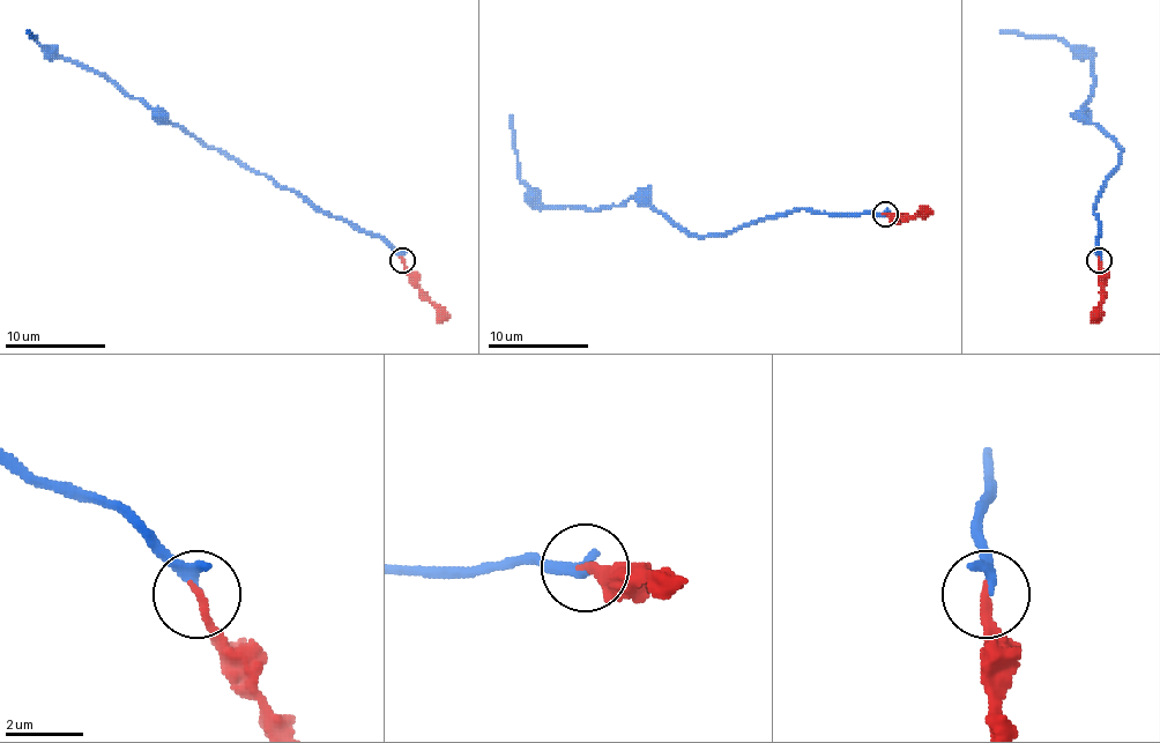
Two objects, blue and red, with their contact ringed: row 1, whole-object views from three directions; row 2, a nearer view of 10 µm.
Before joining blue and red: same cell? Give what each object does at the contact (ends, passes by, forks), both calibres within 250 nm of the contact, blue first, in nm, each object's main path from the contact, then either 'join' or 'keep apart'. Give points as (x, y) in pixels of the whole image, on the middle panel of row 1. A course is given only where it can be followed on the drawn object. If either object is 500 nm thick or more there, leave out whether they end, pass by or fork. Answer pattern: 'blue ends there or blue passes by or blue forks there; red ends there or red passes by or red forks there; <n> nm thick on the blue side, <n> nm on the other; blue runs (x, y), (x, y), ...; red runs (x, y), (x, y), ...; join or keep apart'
blue ends there; red ends there; 280 nm thick on the blue side, 220 nm on the other; blue runs (885, 216), (796, 208), (716, 236), (693, 236), (636, 199), (593, 210), (545, 206), (520, 178), (510, 116); red runs (885, 214), (915, 216), (922, 206); join

